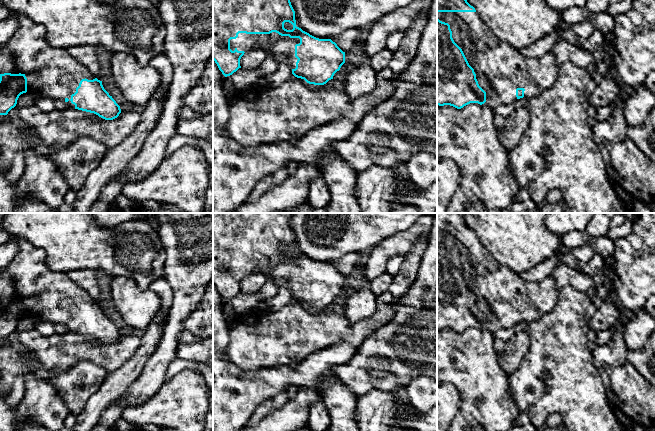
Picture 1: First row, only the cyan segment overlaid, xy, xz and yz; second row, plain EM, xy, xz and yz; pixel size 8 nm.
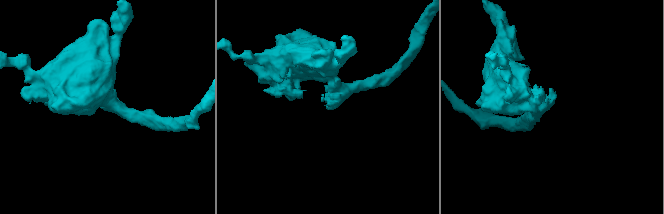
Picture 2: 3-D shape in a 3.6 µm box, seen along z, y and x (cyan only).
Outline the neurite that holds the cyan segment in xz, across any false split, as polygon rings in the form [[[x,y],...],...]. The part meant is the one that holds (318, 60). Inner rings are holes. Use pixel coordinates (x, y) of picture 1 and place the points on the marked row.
[[[213,0],[213,60],[222,74],[227,77],[236,72],[241,68],[240,59],[244,53],[254,50],[257,47],[260,47],[265,54],[271,55],[278,64],[287,63],[292,68],[292,74],[295,77],[304,79],[307,83],[314,85],[326,84],[329,80],[333,79],[334,74],[339,71],[345,63],[345,52],[343,52],[335,42],[331,39],[316,38],[296,26],[295,11],[290,0]]]

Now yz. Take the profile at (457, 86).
[[[437,0],[437,105],[461,109],[470,103],[478,103],[495,110],[523,97],[531,99],[555,83],[558,67],[552,51],[541,57],[528,57],[499,40],[467,0]]]

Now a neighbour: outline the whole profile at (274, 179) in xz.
[[[286,168],[280,169],[274,173],[267,175],[261,183],[259,183],[249,195],[249,198],[256,200],[267,192],[270,187],[275,187],[282,184],[287,177],[289,172]]]

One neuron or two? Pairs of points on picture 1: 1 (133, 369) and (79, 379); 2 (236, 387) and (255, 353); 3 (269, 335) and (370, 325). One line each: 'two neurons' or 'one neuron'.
1: two neurons
2: two neurons
3: one neuron

